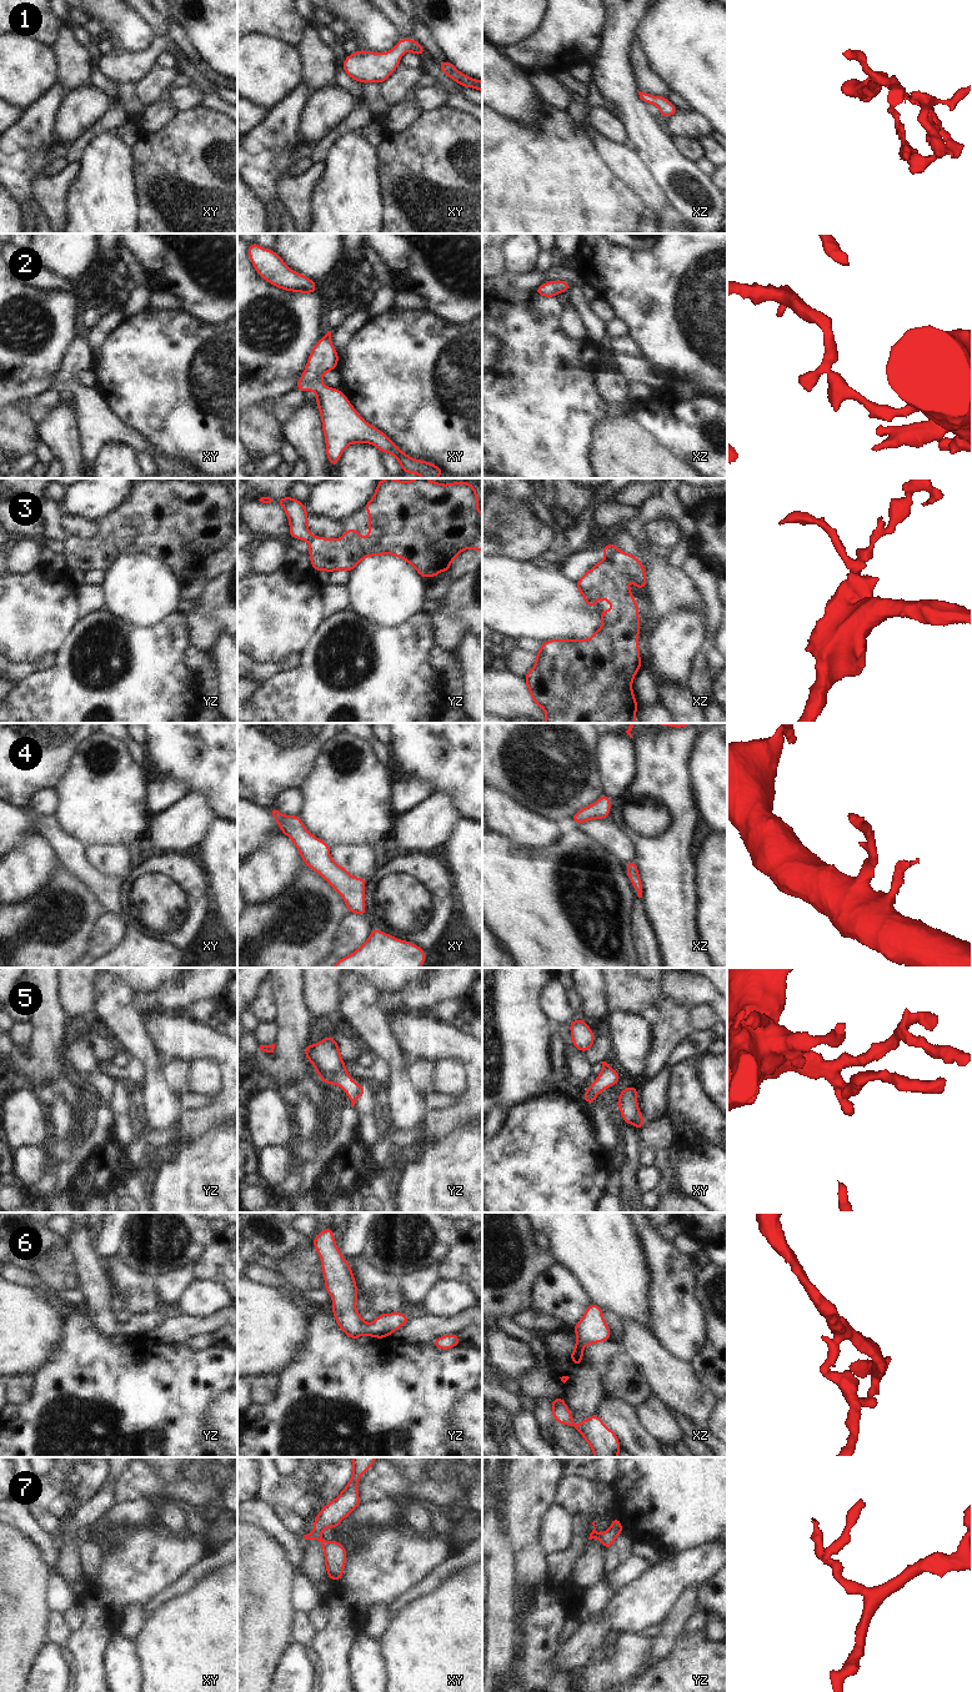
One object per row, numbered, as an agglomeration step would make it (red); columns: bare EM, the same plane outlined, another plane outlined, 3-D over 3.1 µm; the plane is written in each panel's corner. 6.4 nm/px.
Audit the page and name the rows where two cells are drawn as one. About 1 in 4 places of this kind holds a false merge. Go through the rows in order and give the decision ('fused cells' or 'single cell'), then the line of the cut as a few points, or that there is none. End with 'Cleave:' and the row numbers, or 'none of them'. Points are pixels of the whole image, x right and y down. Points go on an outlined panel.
1: single cell; no cut
2: single cell; no cut
3: fused cells; cut in xz along (617, 548), (605, 558)
4: single cell; no cut
5: single cell; no cut
6: single cell; no cut
7: fused cells; cut in yz along (600, 1534), (597, 1539)
Cleave: 3, 7

